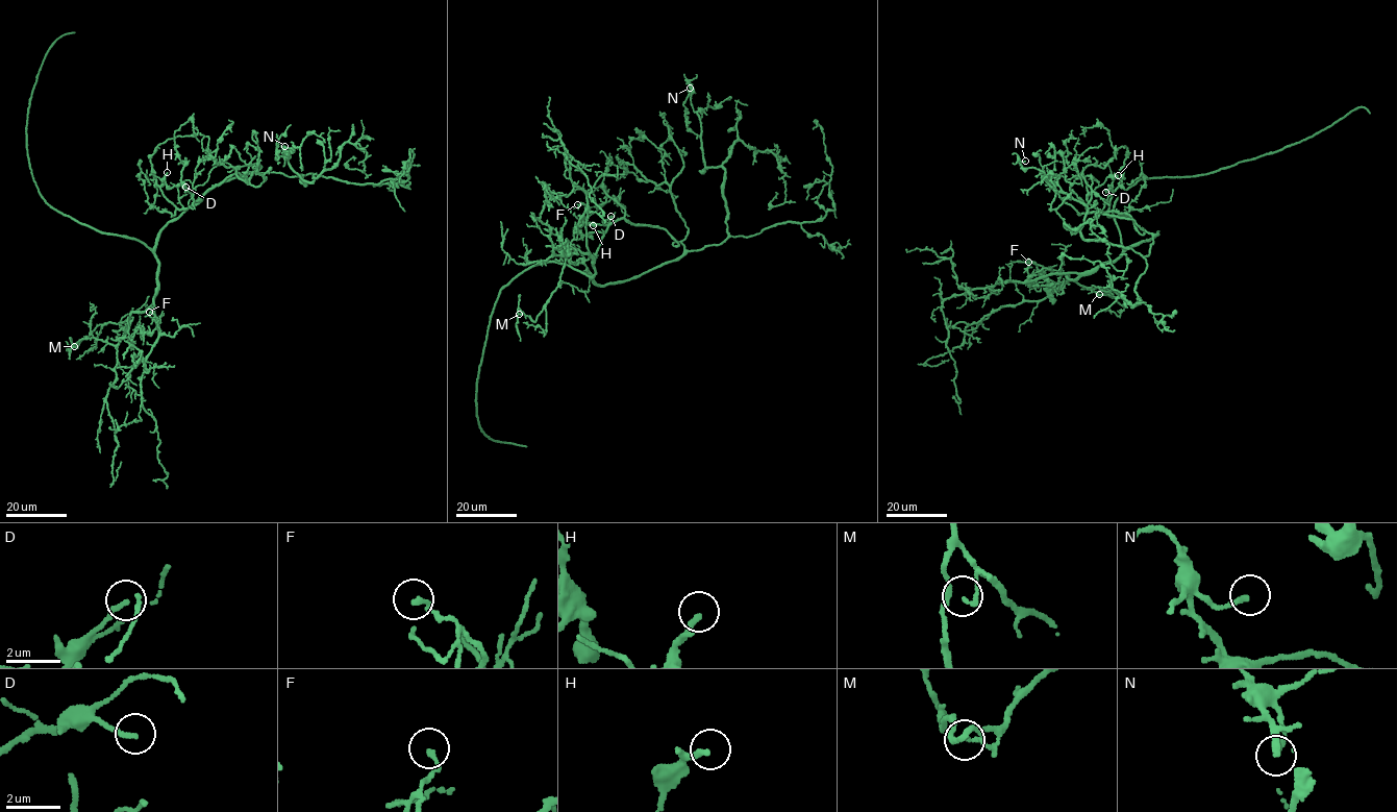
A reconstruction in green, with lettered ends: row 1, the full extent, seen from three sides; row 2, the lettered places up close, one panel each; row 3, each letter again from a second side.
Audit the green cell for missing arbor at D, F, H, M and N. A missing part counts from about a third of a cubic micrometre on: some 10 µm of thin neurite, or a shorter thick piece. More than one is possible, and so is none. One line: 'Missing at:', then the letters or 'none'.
Missing at: H

